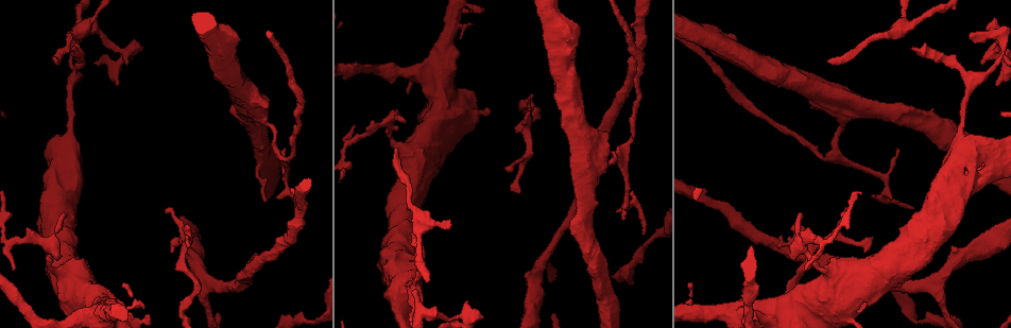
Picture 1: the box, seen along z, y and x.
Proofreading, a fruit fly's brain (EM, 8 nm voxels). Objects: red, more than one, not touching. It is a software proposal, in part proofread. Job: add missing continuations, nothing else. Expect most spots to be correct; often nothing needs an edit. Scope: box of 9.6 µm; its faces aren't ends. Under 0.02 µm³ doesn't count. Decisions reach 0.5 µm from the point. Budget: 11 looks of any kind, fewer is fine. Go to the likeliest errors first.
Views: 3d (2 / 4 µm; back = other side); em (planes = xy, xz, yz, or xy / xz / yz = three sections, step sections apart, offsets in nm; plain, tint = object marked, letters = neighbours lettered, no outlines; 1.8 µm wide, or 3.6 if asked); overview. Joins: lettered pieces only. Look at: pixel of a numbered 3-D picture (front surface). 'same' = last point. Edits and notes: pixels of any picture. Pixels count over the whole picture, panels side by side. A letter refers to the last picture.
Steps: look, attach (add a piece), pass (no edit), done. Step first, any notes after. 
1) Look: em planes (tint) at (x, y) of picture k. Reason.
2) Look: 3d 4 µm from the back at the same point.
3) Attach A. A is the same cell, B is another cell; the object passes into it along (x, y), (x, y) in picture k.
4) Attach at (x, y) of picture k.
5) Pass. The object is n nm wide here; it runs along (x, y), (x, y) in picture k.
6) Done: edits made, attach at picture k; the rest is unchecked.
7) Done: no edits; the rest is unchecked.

Look: 3d 2 µm at (644, 235) of picture 1. Thin end.

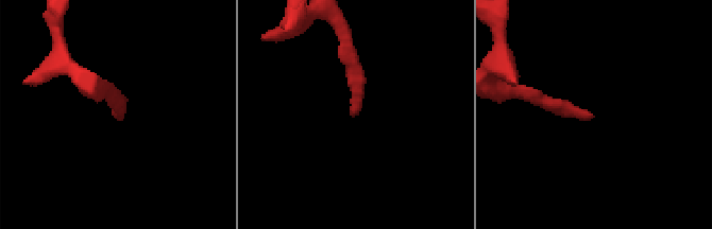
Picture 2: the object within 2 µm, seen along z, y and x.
Look: em planes (tint) at (114, 114) of picture 2. Now the EM.

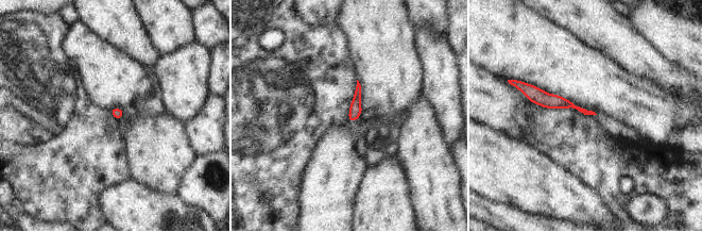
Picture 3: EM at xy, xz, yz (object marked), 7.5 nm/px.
Look: em planes (letters) at the same point.

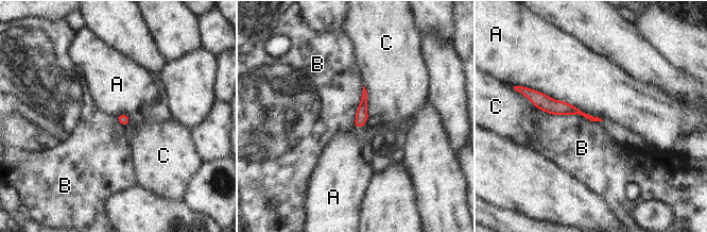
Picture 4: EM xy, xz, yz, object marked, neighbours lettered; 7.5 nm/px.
Pass. A, B and C are other cells; it runs along (534, 97), (592, 118) in picture 4; no lettered piece goes on from it.

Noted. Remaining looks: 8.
Look: 3d 4 µm at (396, 151) of picture 1. An open end.

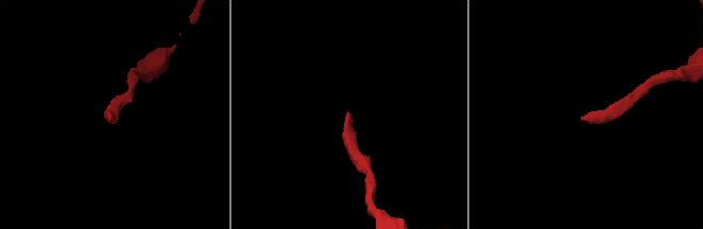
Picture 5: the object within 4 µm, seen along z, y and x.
Look: em planes (tint) at (585, 120) of picture 5.

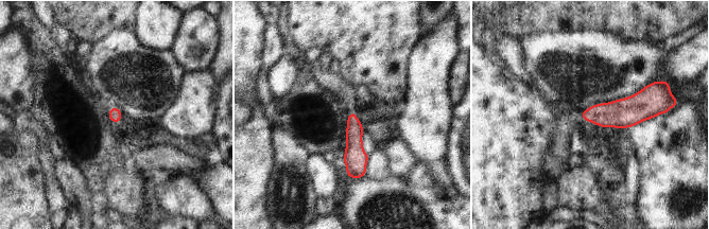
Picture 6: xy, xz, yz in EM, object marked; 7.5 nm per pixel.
Look: em planes (letters) at the same point.

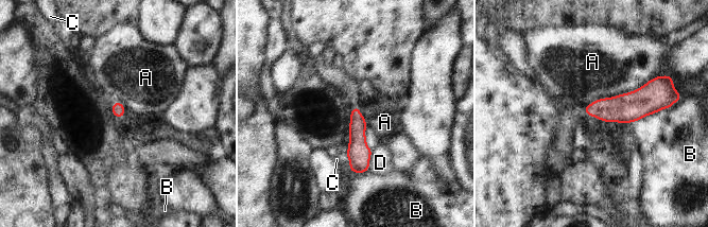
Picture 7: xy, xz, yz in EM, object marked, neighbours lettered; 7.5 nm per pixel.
Pass. The object is 100 nm wide here; A, B, C and D are other cells; a border runs along (656, 75), (635, 90), (594, 101) in picture 7; no lettered piece goes on from it.

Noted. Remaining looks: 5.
Look: 3d 2 µm from the back at (793, 260) of picture 1. Free end.

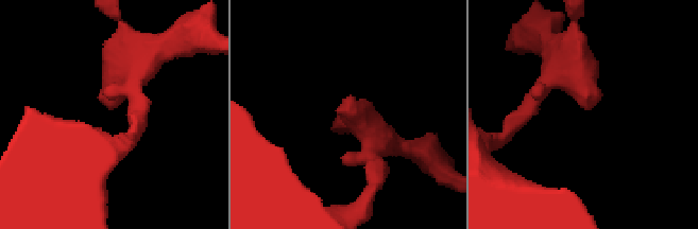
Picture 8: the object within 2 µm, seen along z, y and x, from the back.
Look: em planes (letters) at (112, 109) of picture 8. Need the tissue.

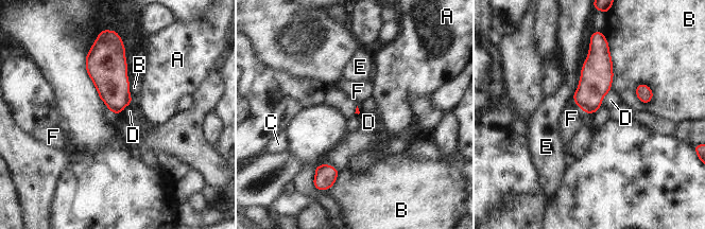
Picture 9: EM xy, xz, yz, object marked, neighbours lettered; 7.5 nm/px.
Pass. A, B, C, D, E and F are other cells; a border runs along (609, 90), (604, 95), (600, 106) in picture 9; none of them fits.

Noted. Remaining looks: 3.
Look: em planes (letters) at (530, 113) of picture 1. An open end.

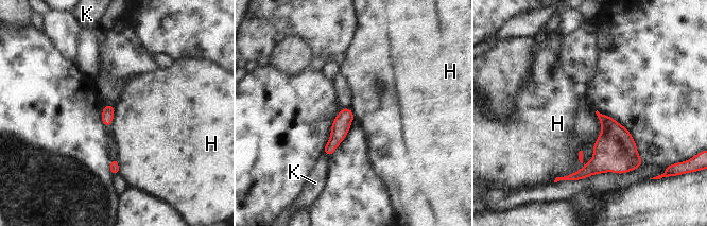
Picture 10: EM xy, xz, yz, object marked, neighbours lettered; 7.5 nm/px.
Pass. The longest contact is with H, 600 nm; H and K are other cells; a border runs along (597, 110), (593, 156), (557, 177) in picture 10; no lettered piece goes on from it.

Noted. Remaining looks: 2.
Done: no edits; the rest is unchecked.

